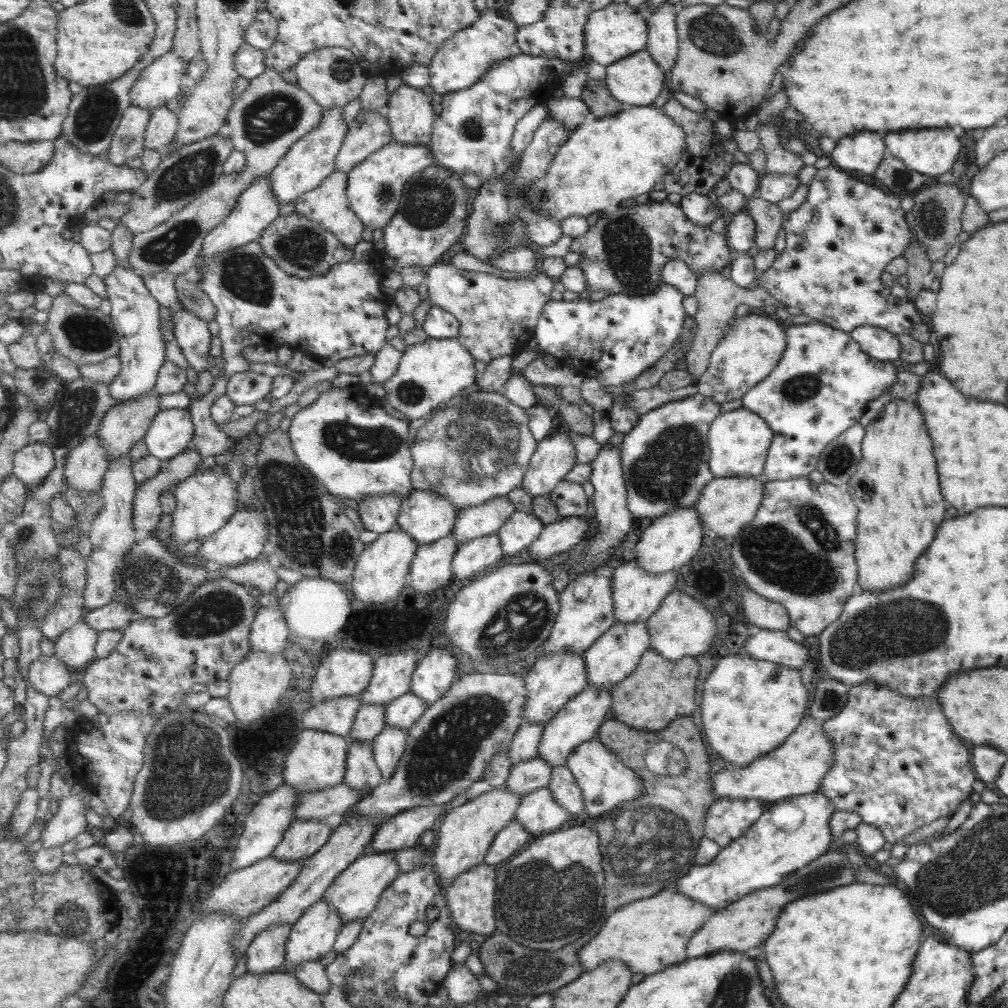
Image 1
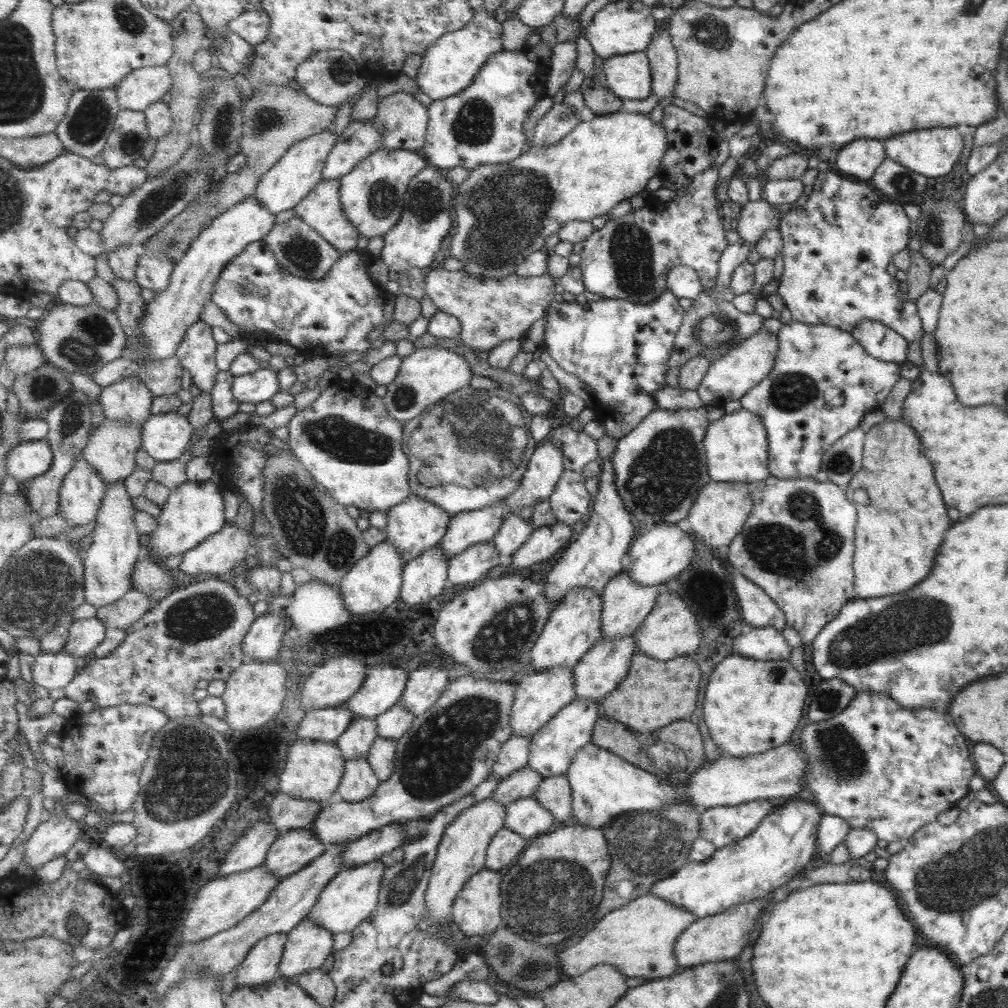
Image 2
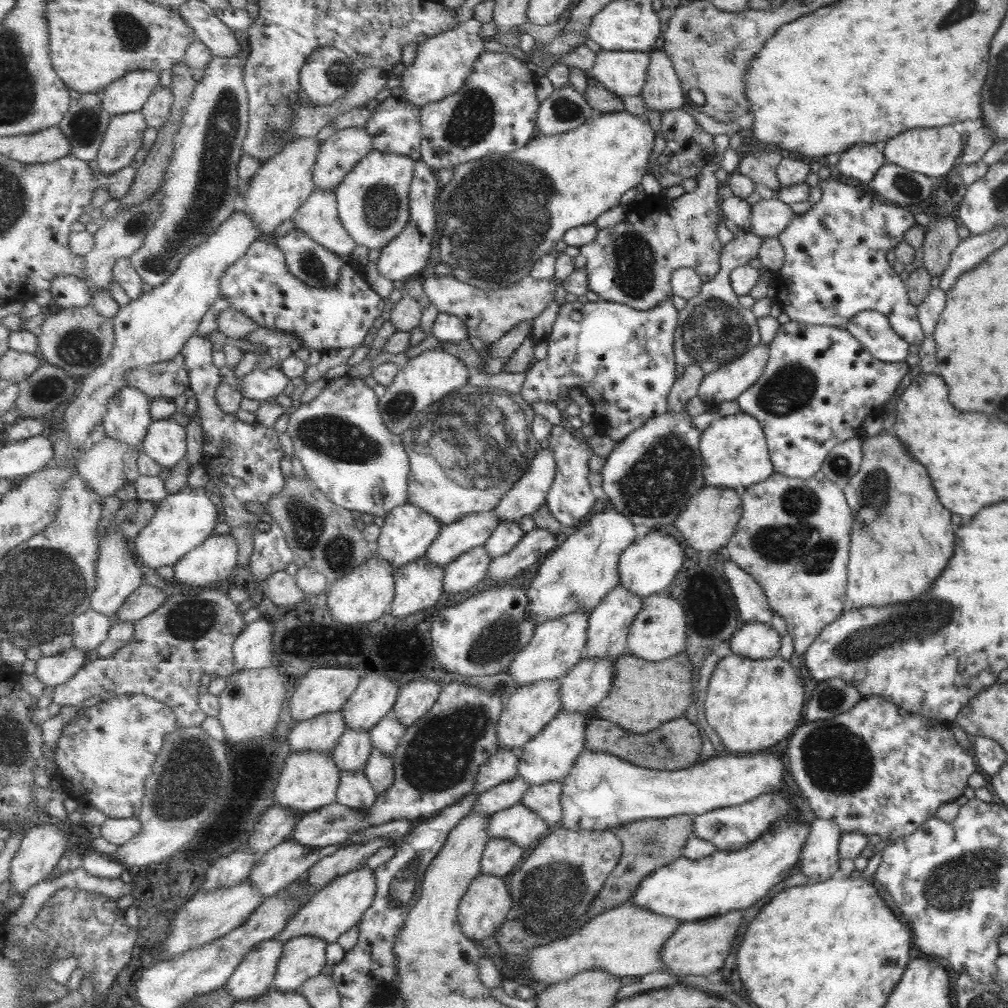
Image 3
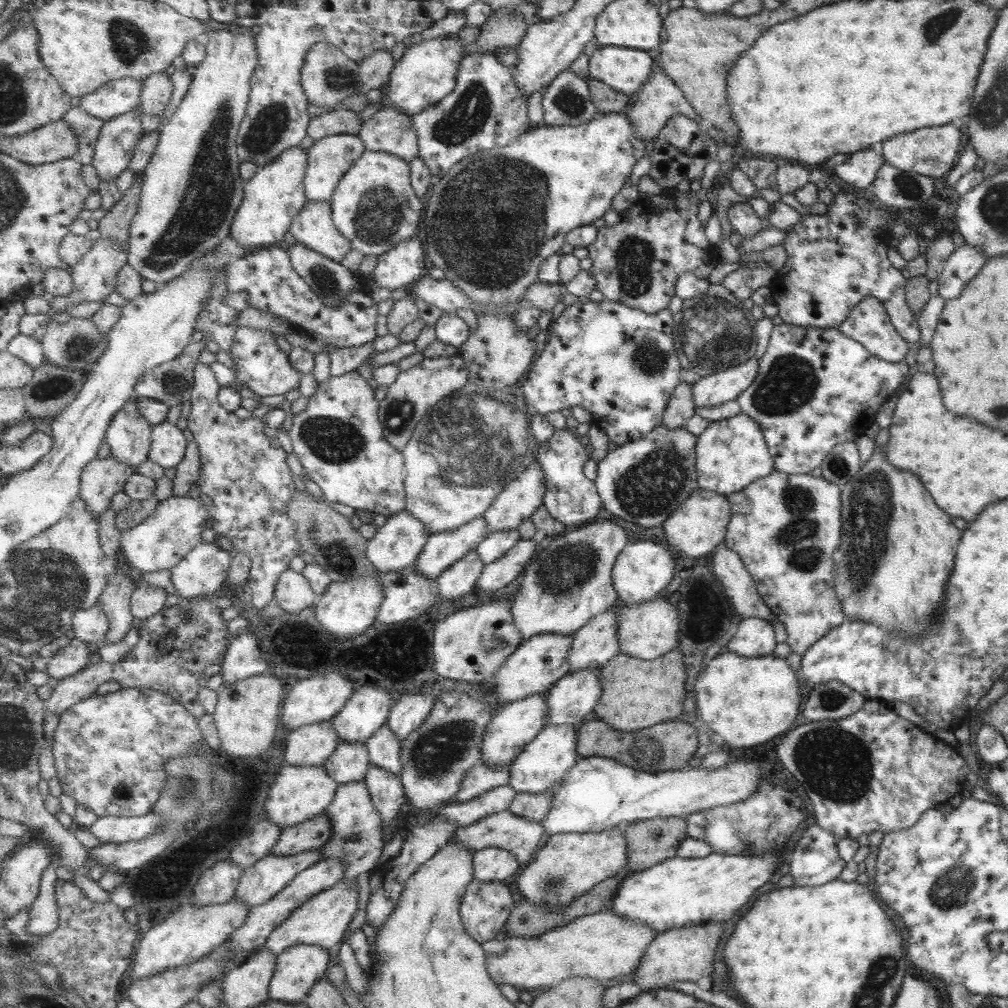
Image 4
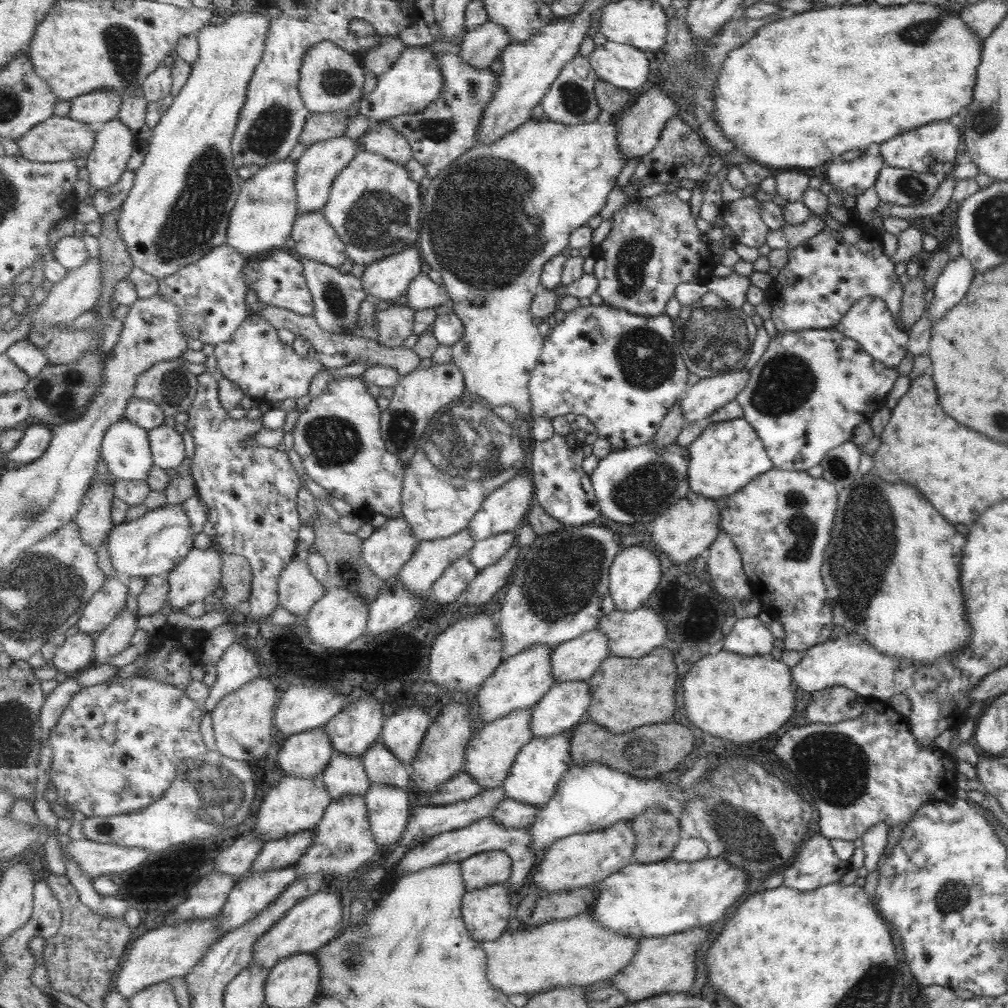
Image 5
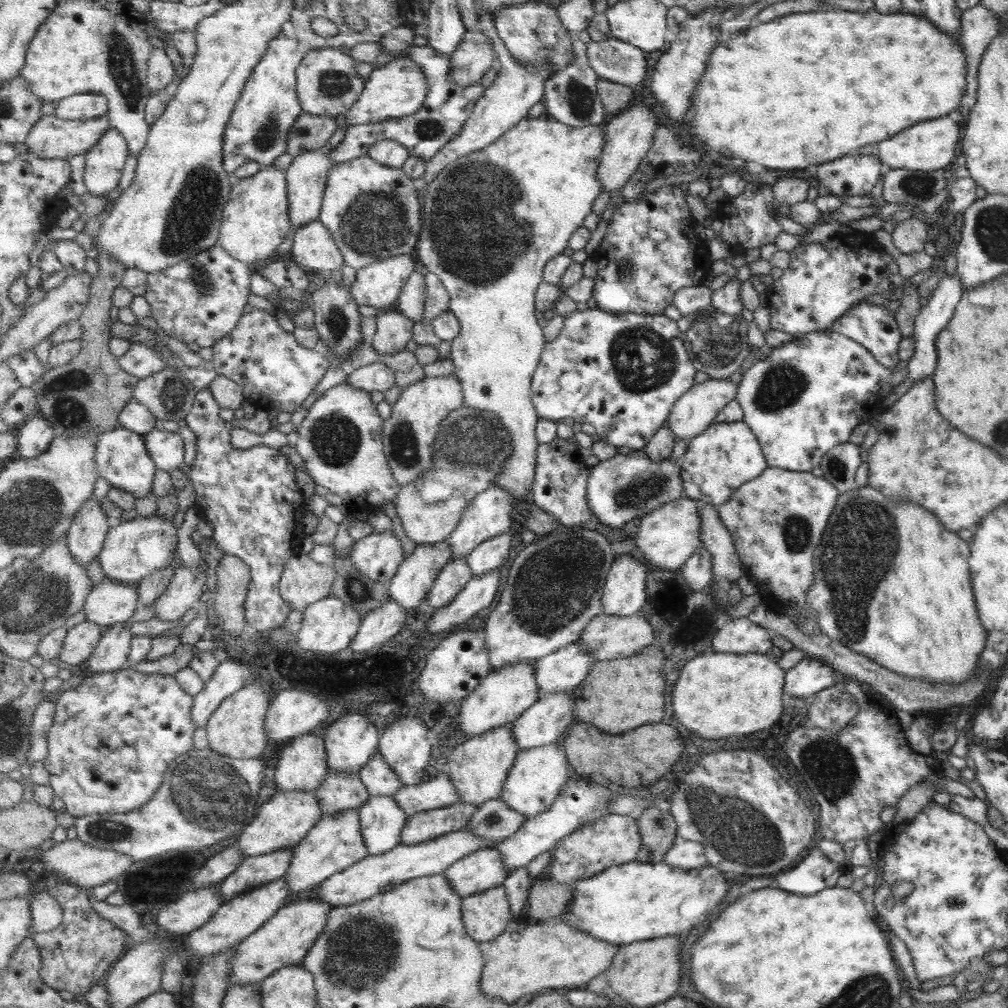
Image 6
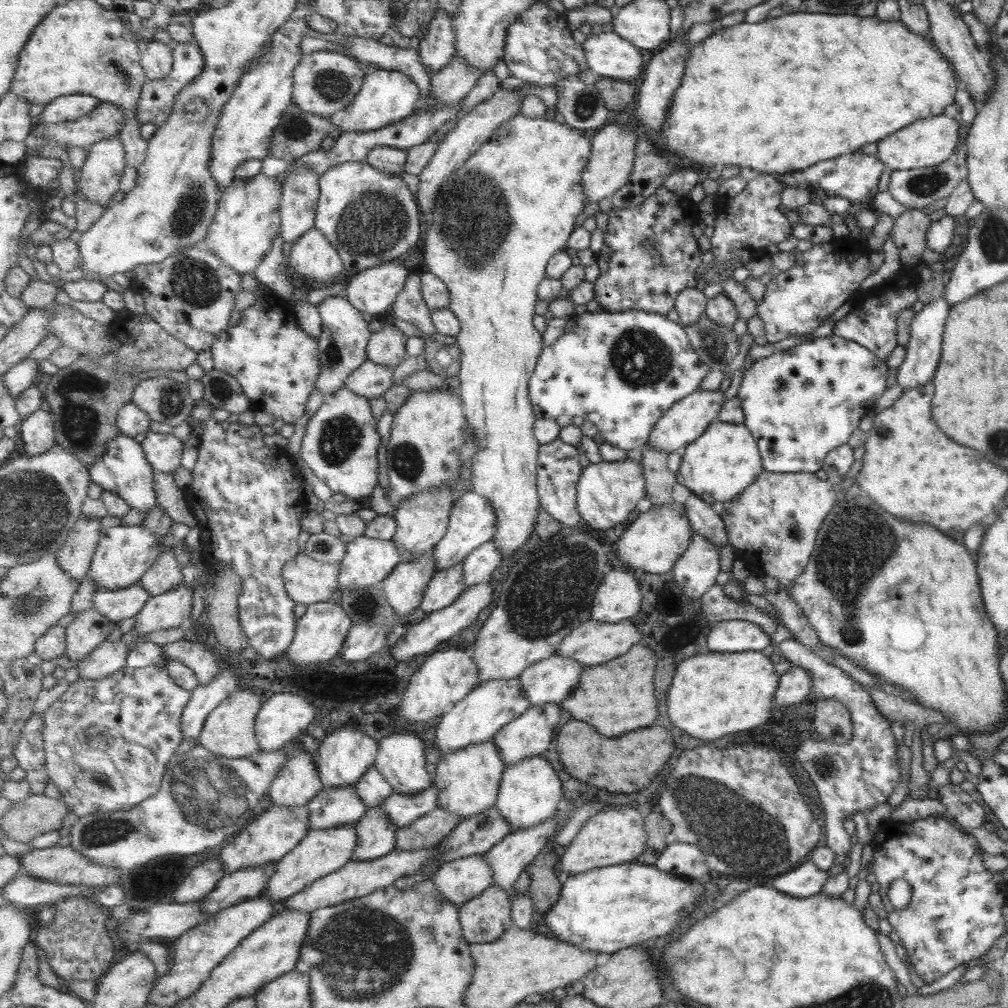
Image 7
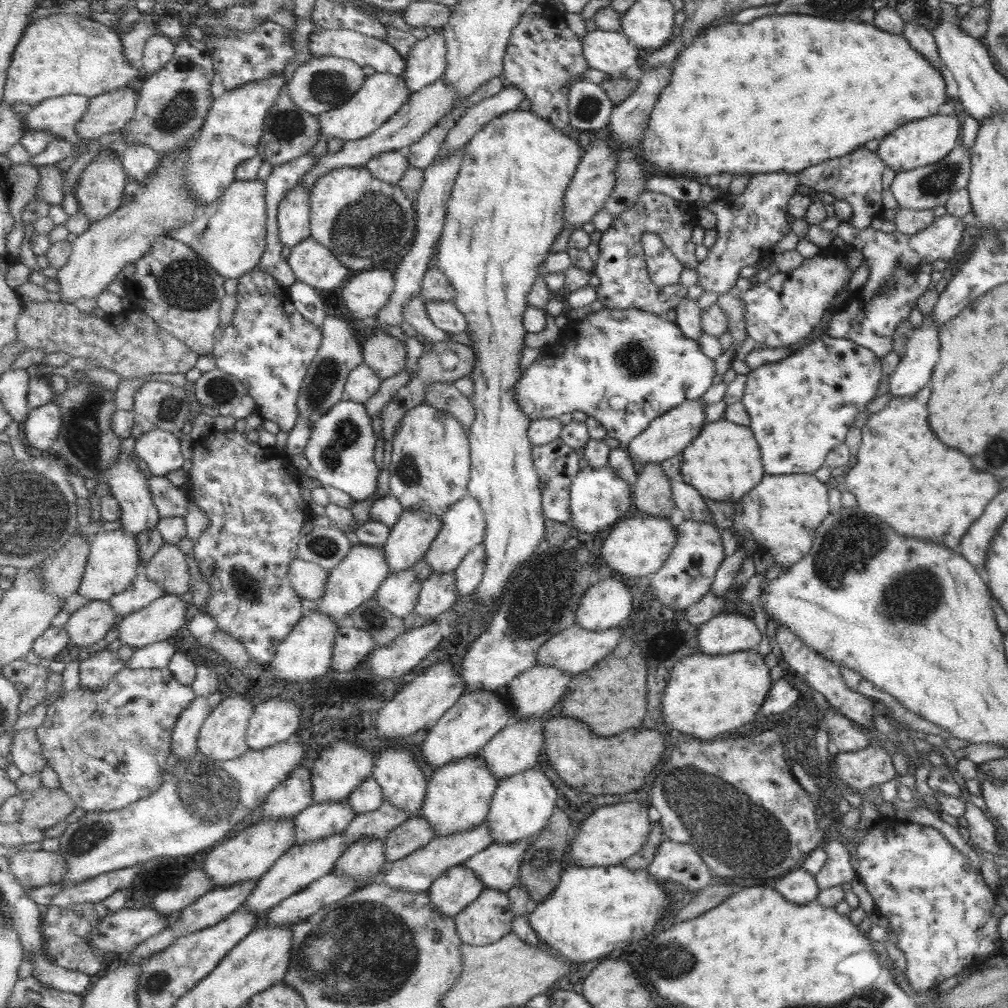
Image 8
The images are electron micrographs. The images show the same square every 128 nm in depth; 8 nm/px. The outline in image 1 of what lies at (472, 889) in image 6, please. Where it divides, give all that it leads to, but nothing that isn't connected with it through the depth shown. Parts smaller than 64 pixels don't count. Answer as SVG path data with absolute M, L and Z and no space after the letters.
M515 818L496 836L486 856L486 863L497 867L518 855L529 842L531 833Z

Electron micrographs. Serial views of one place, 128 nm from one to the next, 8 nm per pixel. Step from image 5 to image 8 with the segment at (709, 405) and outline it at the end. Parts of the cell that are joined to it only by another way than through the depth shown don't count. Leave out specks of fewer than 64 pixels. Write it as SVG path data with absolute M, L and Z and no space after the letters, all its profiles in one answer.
M694 399L686 401L678 408L673 408L664 416L653 420L653 423L641 433L641 435L630 442L627 454L631 456L631 460L647 466L647 464L659 464L664 460L679 456L693 442L698 435L700 429L704 427L705 416L703 415L705 404L701 404L701 400Z

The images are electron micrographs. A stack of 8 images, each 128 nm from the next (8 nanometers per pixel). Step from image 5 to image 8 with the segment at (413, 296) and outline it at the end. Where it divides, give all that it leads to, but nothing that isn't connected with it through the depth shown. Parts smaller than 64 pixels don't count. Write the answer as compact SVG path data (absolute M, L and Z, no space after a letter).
M419 294L408 302L404 310L404 320L429 342L445 342L453 340L453 335L441 330L428 315L426 301Z

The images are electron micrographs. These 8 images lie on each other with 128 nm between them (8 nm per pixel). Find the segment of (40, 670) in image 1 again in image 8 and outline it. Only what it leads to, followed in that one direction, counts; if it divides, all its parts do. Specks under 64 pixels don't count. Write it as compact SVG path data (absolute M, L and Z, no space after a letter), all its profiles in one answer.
M88 601L69 616L65 627L77 651L103 640L120 619L109 601Z

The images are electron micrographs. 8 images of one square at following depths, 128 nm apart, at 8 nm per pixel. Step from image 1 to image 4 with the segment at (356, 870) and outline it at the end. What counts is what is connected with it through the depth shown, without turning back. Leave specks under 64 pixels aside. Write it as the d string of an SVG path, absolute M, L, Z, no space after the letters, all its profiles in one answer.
M343 880L334 888L329 888L320 895L316 895L309 900L304 906L297 908L281 927L273 930L272 935L268 937L266 946L269 952L273 952L273 956L279 956L297 944L309 944L331 950L333 956L337 956L339 948L342 944L343 936L349 928L349 924L353 922L355 914L359 910L359 886L355 882L353 884L345 884Z

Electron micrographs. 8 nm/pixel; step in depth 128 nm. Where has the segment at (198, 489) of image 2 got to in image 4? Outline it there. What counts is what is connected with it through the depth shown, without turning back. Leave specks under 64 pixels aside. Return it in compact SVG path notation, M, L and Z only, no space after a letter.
M167 497L157 504L155 512L137 526L122 532L120 548L131 568L144 572L170 570L176 567L192 550L202 543L205 522L212 515L208 501L199 497Z

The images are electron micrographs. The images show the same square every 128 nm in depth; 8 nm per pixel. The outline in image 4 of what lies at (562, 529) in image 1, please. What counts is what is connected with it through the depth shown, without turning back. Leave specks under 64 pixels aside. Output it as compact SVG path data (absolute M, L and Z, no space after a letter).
M521 540L503 558L485 565L482 575L477 582L481 590L498 594L500 588L505 588L514 583L536 555L540 544L533 540Z

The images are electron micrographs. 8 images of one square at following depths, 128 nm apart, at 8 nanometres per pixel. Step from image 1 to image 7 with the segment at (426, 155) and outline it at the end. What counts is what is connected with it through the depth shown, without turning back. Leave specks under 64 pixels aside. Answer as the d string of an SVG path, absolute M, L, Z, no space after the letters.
M368 160L346 162L320 177L316 227L335 245L352 275L391 262L417 246L421 240L419 205L401 176L381 172Z

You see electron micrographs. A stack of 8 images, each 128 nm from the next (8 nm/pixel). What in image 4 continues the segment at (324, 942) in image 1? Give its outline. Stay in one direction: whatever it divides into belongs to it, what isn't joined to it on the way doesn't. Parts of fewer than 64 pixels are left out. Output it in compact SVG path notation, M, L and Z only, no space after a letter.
M309 944L287 948L277 958L271 998L289 1004L303 1003L309 991L324 978L327 968L329 952L325 948Z

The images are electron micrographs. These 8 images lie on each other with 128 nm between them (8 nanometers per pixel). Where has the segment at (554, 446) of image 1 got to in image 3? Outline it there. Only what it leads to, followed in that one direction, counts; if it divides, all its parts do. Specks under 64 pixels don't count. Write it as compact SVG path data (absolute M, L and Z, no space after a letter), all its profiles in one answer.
M541 449L530 465L529 471L508 490L495 510L501 521L519 524L523 516L532 515L547 502L547 497L555 480L557 462L553 451Z

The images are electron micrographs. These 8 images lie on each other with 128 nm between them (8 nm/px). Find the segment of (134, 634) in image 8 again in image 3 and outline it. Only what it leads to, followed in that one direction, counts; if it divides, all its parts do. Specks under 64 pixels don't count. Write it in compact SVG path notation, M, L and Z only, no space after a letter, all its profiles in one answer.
M212 535L208 540L205 540L204 544L194 548L177 564L174 564L174 578L188 586L187 590L189 591L197 587L202 589L212 588L219 585L228 585L233 570L239 565L238 560L239 547L232 535Z

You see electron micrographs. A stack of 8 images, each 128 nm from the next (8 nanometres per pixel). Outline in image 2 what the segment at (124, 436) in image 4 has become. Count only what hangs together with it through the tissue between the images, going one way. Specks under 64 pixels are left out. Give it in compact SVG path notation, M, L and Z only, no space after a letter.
M137 377L103 388L101 405L106 419L143 426L153 414L154 396L149 387Z

